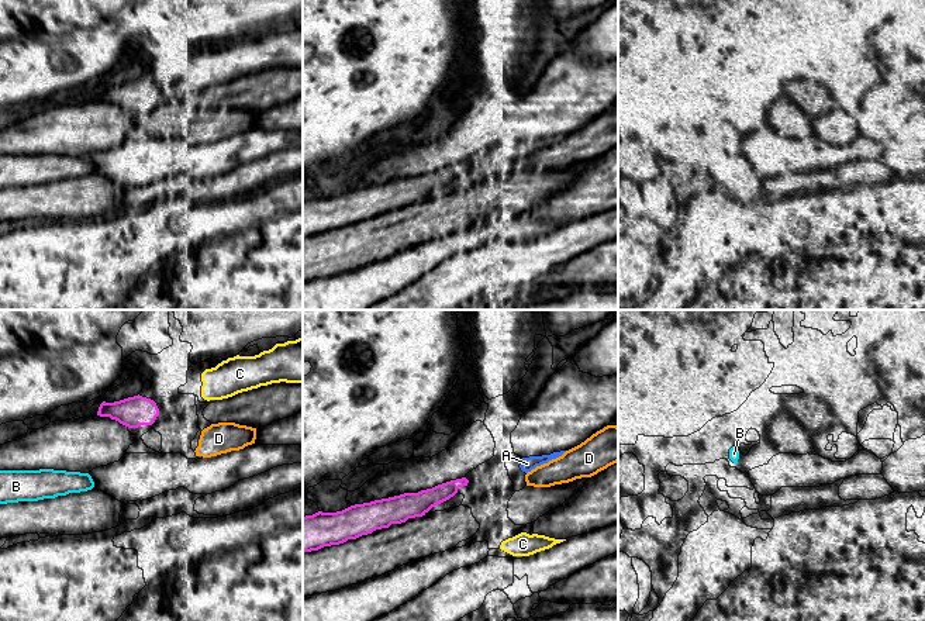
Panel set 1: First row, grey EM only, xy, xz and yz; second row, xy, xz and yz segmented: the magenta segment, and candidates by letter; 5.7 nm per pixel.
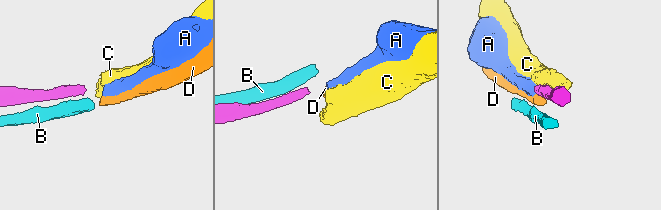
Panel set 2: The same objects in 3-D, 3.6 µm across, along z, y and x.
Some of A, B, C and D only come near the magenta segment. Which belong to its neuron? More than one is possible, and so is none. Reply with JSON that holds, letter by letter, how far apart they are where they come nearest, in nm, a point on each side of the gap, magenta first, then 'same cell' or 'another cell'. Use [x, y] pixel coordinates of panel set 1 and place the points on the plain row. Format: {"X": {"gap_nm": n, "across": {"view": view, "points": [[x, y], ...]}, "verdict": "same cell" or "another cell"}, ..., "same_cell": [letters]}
{"A": {"gap_nm": 300, "across": {"view": "xz", "points": [[468, 165], [520, 151]]}, "verdict": "same cell"}, "B": {"gap_nm": 340, "across": {"view": "xy", "points": [[100, 100], [87, 158]]}, "verdict": "another cell"}, "C": {"gap_nm": 260, "across": {"view": "xy", "points": [[158, 93], [202, 80]]}, "verdict": "another cell"}, "D": {"gap_nm": 260, "across": {"view": "xy", "points": [[158, 99], [202, 116]]}, "verdict": "another cell"}, "same_cell": ["A"]}

